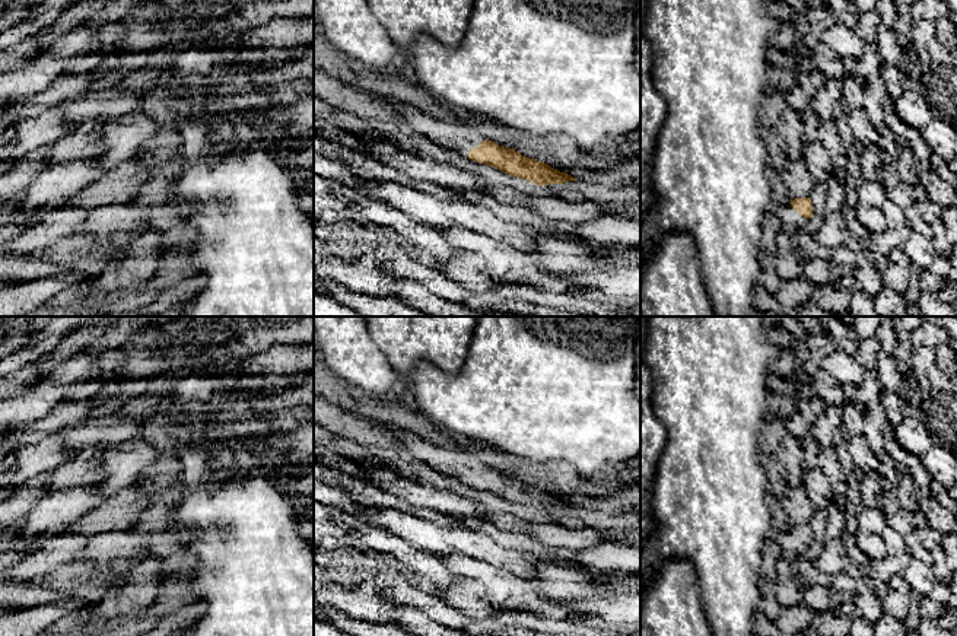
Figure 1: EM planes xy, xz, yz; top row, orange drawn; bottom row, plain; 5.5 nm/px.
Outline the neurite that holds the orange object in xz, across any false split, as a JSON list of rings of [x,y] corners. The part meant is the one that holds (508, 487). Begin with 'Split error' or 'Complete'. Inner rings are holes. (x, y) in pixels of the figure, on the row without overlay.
Split error. [[[369,420],[379,429],[391,430],[407,446],[407,451],[438,473],[452,476],[462,483],[487,493],[493,493],[508,502],[525,506],[535,512],[563,511],[576,505],[560,499],[544,489],[522,483],[514,476],[499,473],[484,465],[477,454],[458,452],[436,446],[423,438],[378,420]]]

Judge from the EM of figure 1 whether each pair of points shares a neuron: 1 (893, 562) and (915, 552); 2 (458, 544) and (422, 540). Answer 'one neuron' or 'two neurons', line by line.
1: two neurons
2: one neuron

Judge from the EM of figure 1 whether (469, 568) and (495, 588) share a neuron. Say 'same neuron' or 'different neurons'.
same neuron

